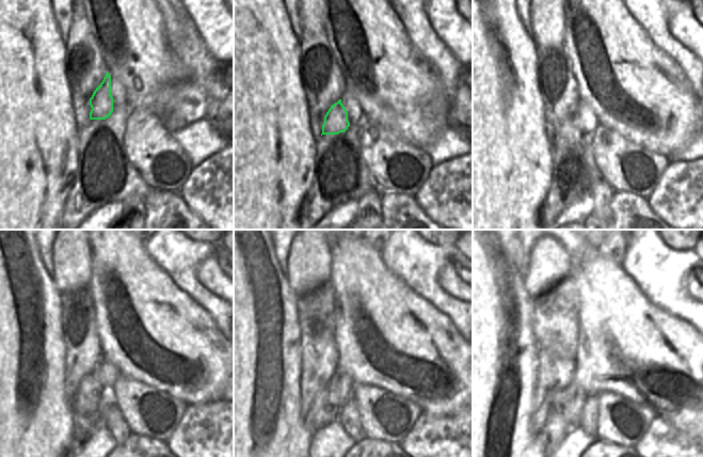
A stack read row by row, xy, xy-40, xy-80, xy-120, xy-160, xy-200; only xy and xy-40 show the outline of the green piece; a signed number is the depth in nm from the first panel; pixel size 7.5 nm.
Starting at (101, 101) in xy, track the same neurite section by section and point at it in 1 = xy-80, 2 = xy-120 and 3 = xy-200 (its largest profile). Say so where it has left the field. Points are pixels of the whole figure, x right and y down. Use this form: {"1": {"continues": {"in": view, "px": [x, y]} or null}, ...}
{"1": {"continues": {"in": "xy-80", "px": [568, 138]}}, "2": {"continues": {"in": "xy-120", "px": [91, 395]}}, "3": {"continues": {"in": "xy-200", "px": [556, 428]}}}

